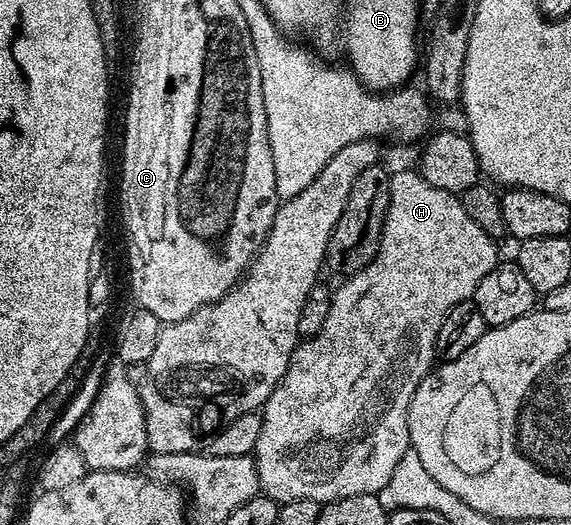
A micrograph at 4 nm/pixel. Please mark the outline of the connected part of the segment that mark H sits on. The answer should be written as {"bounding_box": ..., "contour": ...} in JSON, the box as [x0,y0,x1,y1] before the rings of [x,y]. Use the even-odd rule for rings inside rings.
{"bounding_box":[253,170,500,506],"contour":[[[417,170],[396,172],[390,178],[390,197],[388,198],[388,210],[382,227],[380,246],[376,250],[376,258],[364,266],[356,274],[345,277],[338,289],[333,289],[330,297],[330,309],[324,324],[314,336],[305,337],[295,348],[290,358],[290,365],[286,367],[286,373],[281,382],[272,390],[272,394],[262,405],[262,425],[260,426],[260,438],[256,438],[253,450],[254,465],[258,475],[259,489],[279,506],[292,502],[296,498],[311,499],[321,504],[334,503],[343,496],[373,496],[392,478],[392,470],[400,458],[410,450],[410,435],[408,434],[408,422],[406,411],[410,405],[410,399],[416,394],[416,386],[429,374],[436,364],[434,351],[436,350],[436,334],[440,334],[440,326],[444,326],[444,318],[457,304],[467,303],[473,297],[476,286],[480,286],[480,278],[488,274],[500,262],[495,237],[484,234],[472,218],[468,218],[468,210],[464,210],[461,199],[455,193],[448,190],[436,190],[430,182],[424,182],[422,173]]]}

